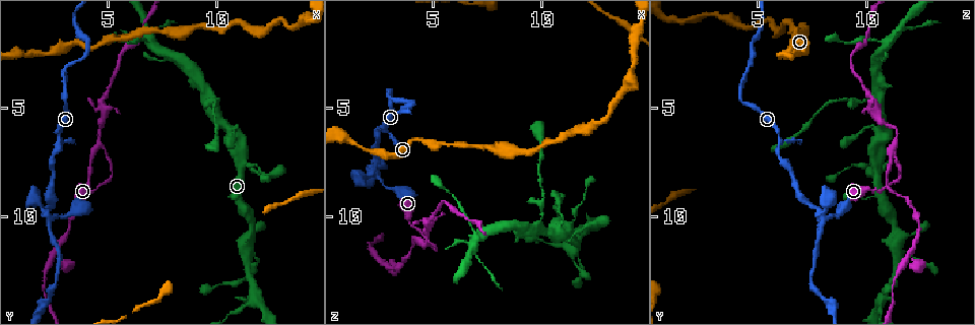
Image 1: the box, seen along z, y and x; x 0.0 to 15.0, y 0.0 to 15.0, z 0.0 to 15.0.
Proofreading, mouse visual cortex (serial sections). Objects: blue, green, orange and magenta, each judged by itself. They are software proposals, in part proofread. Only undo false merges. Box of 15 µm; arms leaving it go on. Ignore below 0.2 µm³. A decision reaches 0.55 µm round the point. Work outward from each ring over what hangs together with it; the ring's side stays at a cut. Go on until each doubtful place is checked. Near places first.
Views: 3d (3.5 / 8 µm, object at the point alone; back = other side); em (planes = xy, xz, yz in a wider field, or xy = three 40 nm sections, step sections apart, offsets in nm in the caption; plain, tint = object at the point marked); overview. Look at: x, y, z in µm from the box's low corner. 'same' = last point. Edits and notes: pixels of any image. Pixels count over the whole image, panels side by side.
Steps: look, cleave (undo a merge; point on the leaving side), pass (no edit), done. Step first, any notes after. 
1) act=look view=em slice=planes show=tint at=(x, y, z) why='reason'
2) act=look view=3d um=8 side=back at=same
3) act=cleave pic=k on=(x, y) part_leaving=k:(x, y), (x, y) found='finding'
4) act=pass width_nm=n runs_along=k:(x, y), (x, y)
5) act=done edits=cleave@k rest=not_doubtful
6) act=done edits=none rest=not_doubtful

act=look view=3d um=3.5 side=back at=(5.2, 8.2, 11.6) why='abrupt turn'

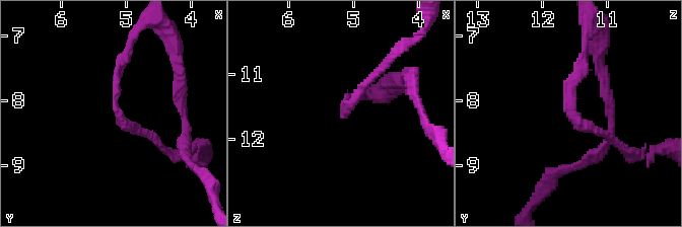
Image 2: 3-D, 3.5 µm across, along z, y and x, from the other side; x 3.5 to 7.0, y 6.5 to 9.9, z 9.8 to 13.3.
act=look view=em slice=xy step=2 show=tint at=(5.15, 8.10, 11.60) arm_widths_nm=150,150 why='now the EM'

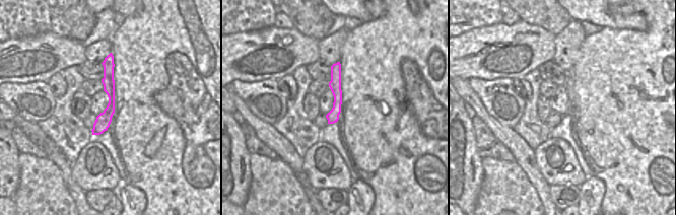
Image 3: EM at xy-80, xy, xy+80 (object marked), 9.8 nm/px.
act=pass width_nm=120 runs_along=2:(611, 140), (569, 108), (585, 47) found='one cell here'

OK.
act=look view=3d um=3.5 at=(2.2, 9.9, 7.9) why='four arms meet'

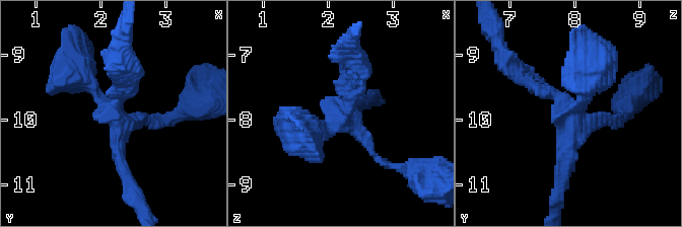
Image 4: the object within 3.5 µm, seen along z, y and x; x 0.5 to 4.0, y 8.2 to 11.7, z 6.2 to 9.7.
act=look view=em slice=xy step=2 show=tint at=(2.25, 9.90, 7.90) arms=4 arm_widths_nm=150,200,250,300

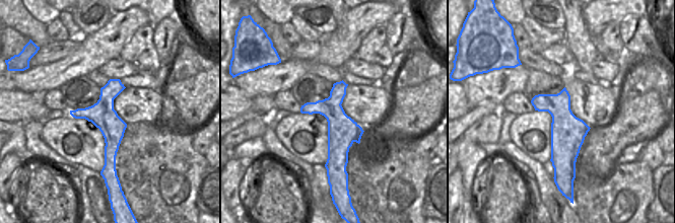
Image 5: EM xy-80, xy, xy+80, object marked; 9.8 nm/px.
act=pass runs_along=5:(117, 81), (108, 93), (111, 165) found='one cell here'

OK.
act=look view=3d um=3.5 at=(4.7, 6.7, 11.2) why='a fork'

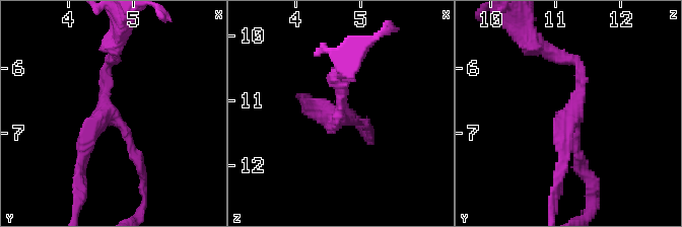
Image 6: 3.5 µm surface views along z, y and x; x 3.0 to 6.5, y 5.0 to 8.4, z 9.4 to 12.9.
act=look view=em slice=xy step=2 show=tint at=(4.60, 6.70, 11.30) arms=3 arm_widths_nm=150,150,250 why='need the tissue'

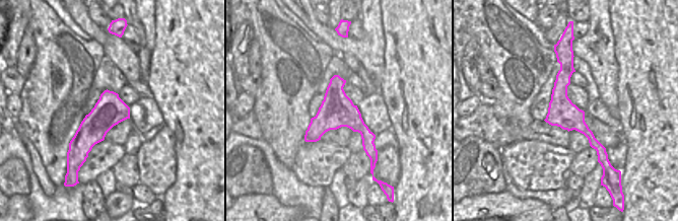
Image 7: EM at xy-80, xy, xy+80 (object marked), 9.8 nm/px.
act=pass found='all the same cell'

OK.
act=look view=3d um=3.5 at=(9.7, 4.8, 10.5) why='abrupt turn'

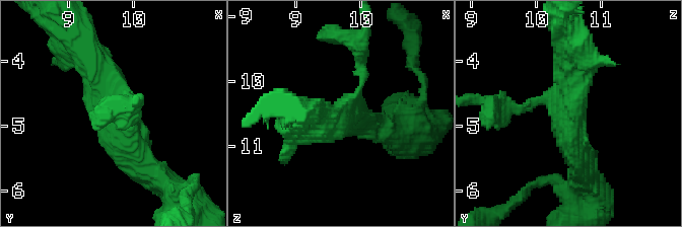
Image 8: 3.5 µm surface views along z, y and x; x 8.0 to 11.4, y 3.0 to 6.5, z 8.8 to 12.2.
act=look view=em slice=xy step=2 show=tint at=same arms=3 arm_widths_nm=150,400,500

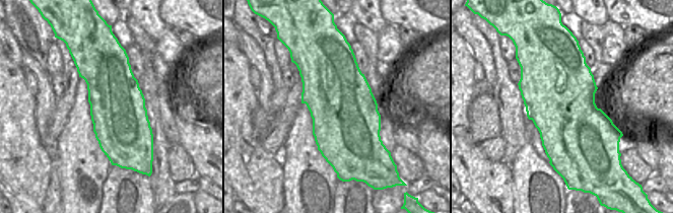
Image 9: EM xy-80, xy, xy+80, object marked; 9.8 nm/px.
act=pass runs_along=8:(149, 170), (89, 59) found='all the same cell'

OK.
act=look view=3d um=3.5 at=(10.0, 4.7, 9.7) why='narrows sharply'

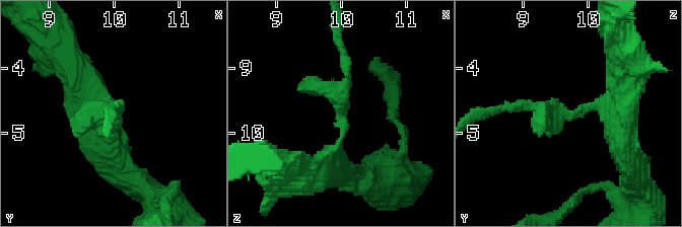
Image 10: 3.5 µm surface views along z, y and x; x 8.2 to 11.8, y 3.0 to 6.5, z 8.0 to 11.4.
act=look view=em slice=xy step=1 show=tint at=(10.05, 4.70, 9.75)

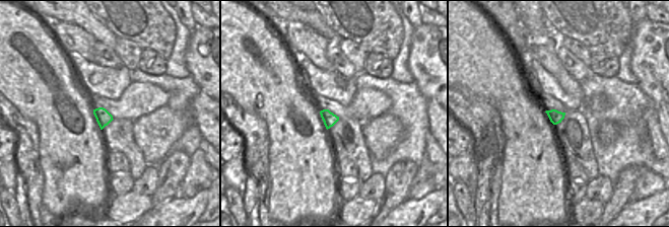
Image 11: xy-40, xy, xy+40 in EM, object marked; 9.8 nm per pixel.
act=pass width_nm=130 runs_along=10:(323, 165), (344, 131), (341, 51) found='one cell here'

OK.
act=done edits=none rest=not_doubtful

